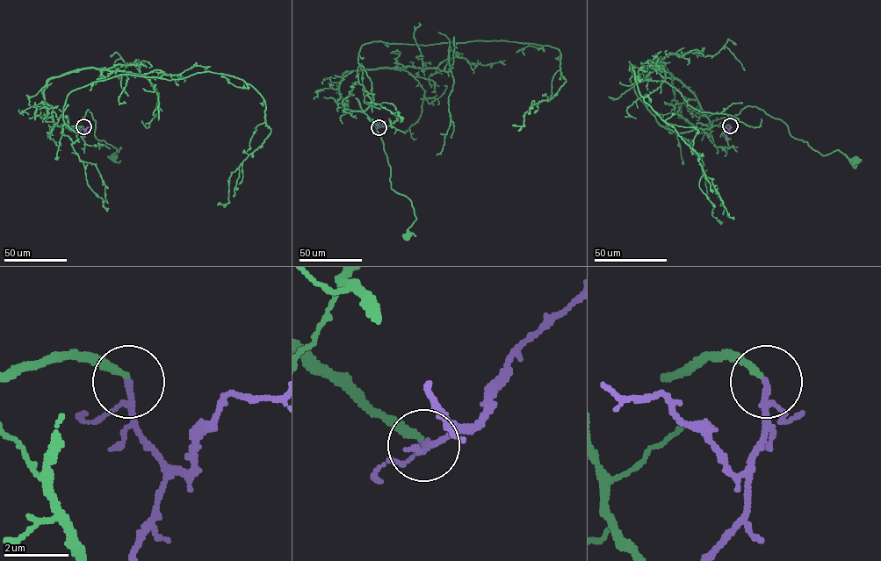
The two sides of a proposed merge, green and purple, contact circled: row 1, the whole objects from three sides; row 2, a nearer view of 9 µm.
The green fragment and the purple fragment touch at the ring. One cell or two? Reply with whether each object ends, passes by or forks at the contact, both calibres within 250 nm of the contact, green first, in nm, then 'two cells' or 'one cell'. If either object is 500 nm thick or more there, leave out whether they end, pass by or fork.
green ends | purple passes by | 200/140 nm | two cells

